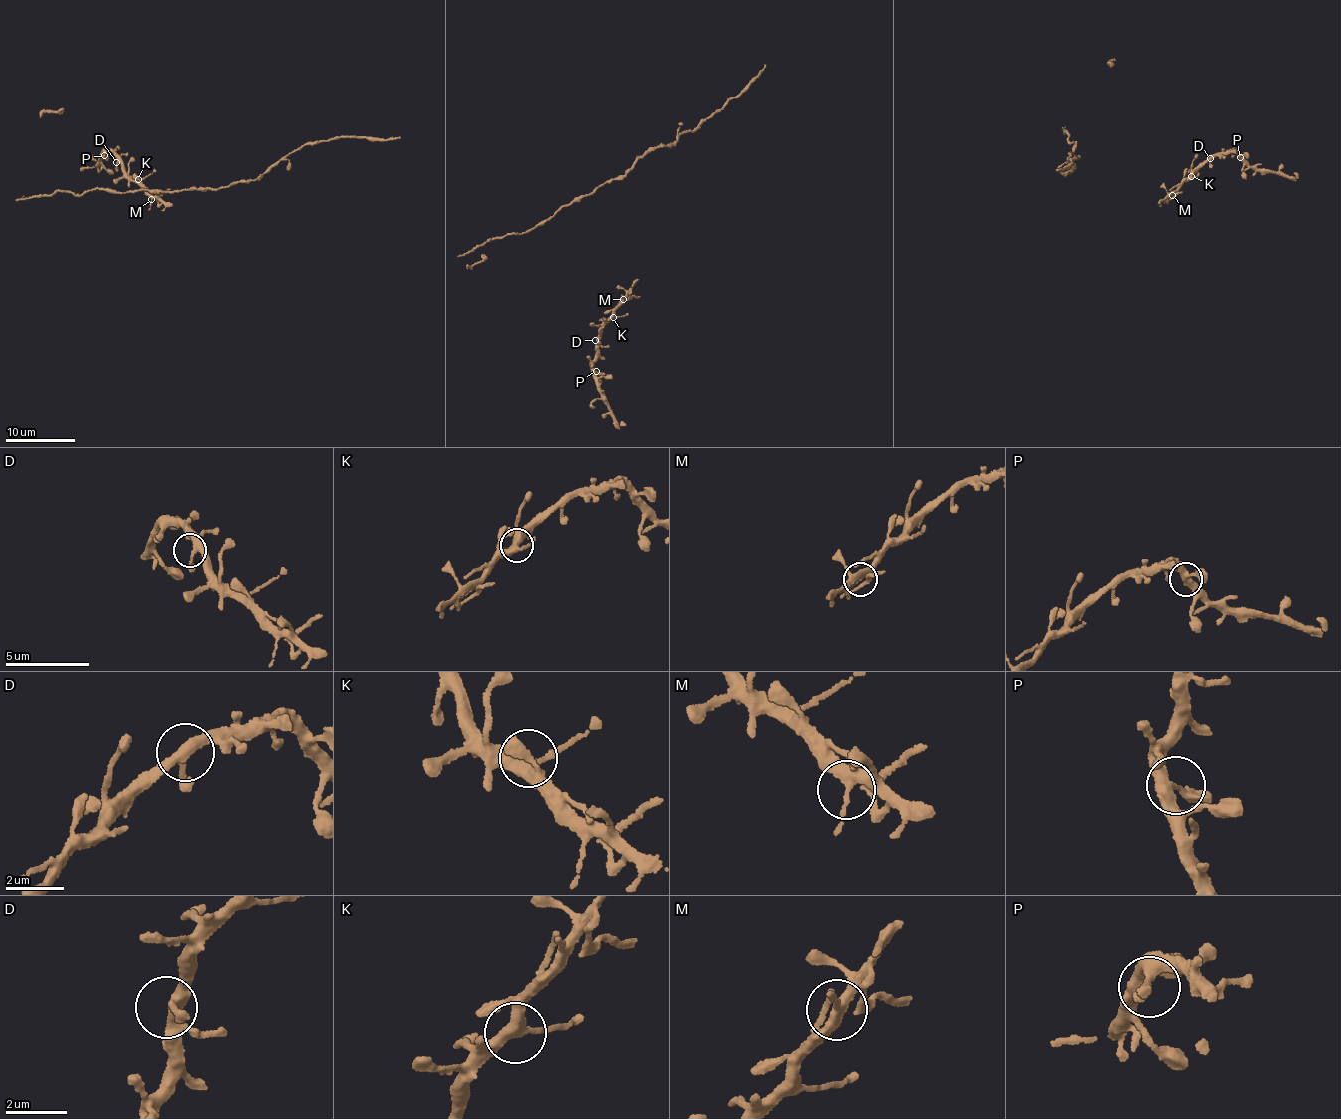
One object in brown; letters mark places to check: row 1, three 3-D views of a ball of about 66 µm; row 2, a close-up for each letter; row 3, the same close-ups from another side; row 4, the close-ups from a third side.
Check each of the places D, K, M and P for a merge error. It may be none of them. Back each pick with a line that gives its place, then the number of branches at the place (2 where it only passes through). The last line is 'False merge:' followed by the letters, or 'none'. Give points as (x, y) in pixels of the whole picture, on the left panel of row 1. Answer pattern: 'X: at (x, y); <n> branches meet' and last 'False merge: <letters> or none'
False merge: none

